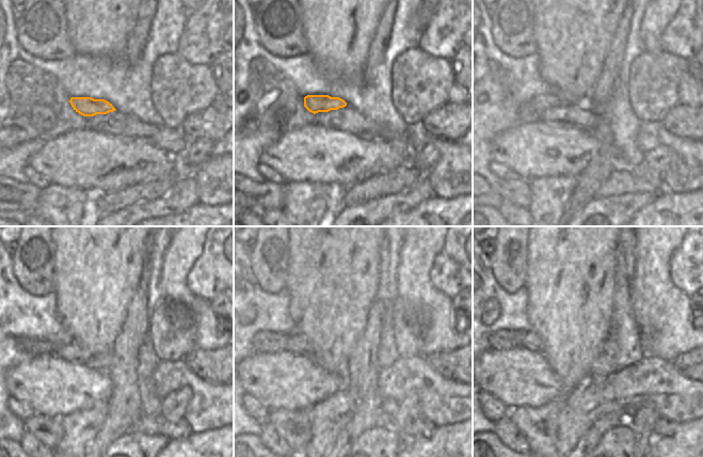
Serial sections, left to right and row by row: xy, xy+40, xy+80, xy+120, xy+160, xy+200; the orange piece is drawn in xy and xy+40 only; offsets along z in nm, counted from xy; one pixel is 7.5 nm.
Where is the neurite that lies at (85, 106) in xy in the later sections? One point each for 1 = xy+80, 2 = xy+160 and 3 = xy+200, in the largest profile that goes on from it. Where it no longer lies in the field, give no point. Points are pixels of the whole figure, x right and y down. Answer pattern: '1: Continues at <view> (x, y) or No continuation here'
1: Continues at xy+80 (540, 103)
2: Continues at xy+160 (265, 342)
3: Continues at xy+200 (504, 340).

